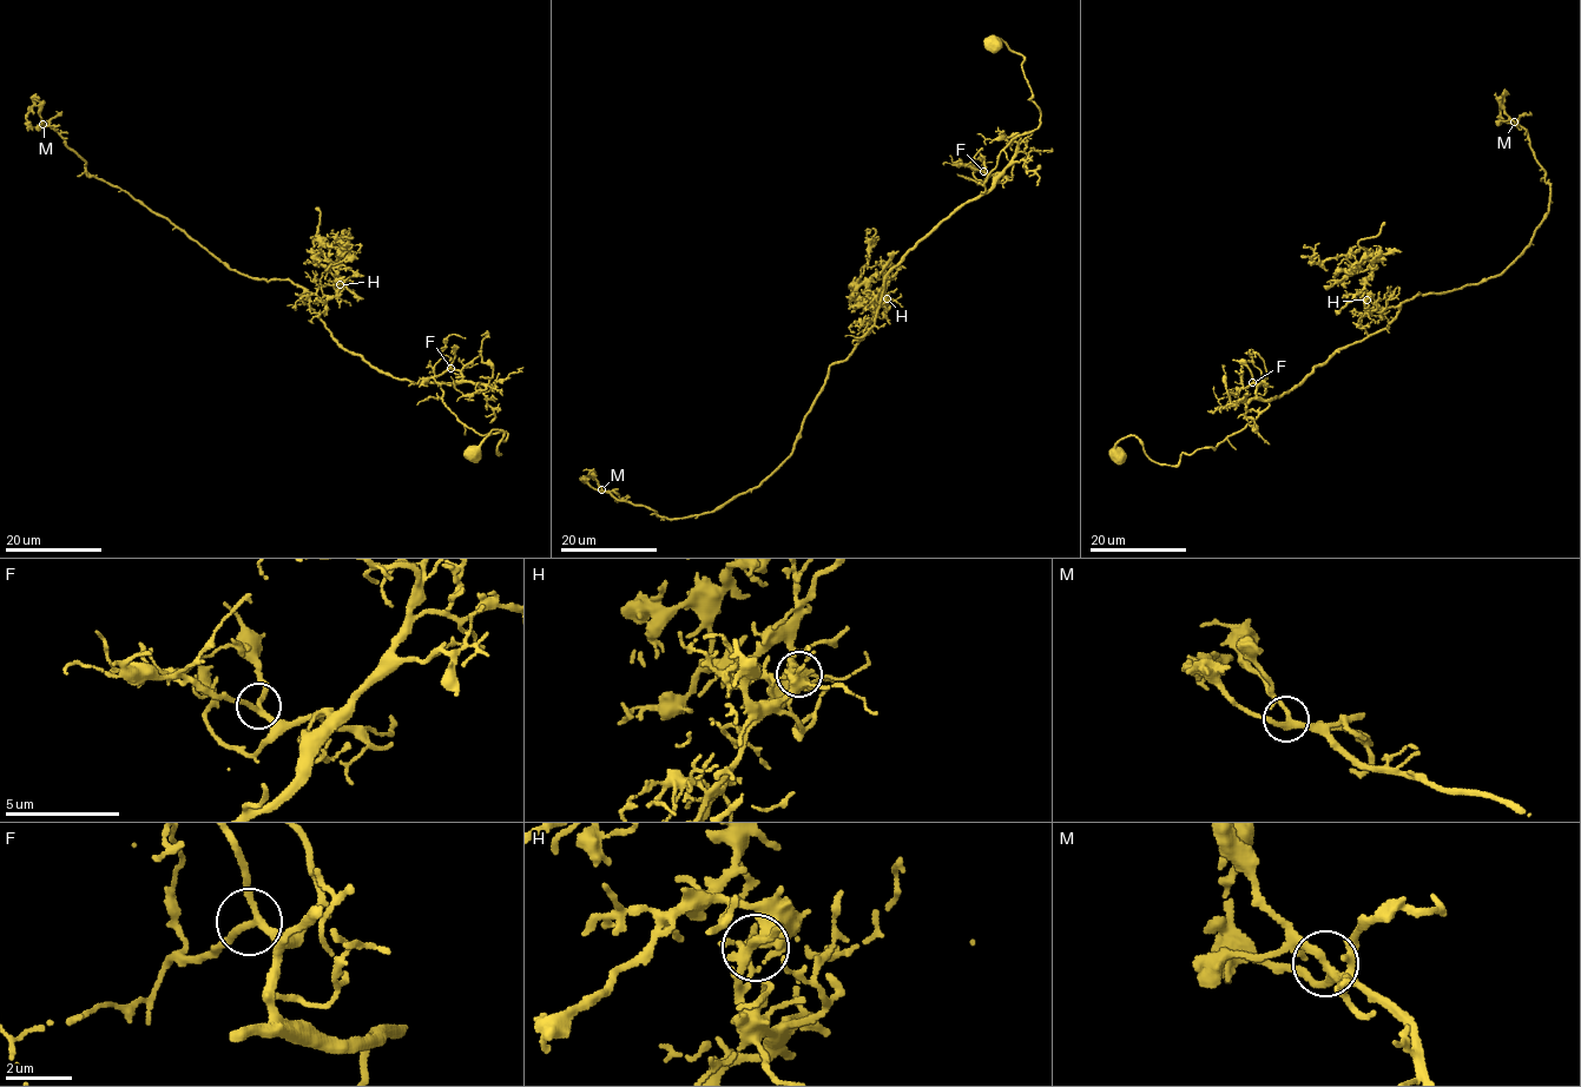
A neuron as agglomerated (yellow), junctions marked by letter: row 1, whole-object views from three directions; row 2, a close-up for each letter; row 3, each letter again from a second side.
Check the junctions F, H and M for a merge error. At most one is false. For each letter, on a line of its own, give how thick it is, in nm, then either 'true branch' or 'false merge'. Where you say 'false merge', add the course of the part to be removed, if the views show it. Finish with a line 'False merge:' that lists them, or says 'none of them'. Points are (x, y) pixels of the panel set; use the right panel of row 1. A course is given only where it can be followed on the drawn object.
F: calibre 200 nm; true branch
H: calibre 240 nm; false merge; course (1367, 300), (1368, 296), (1361, 292), (1371, 275), (1368, 258), (1372, 250), (1362, 248), (1319, 263), (1304, 245)
M: calibre 240 nm; true branch
False merge: H

